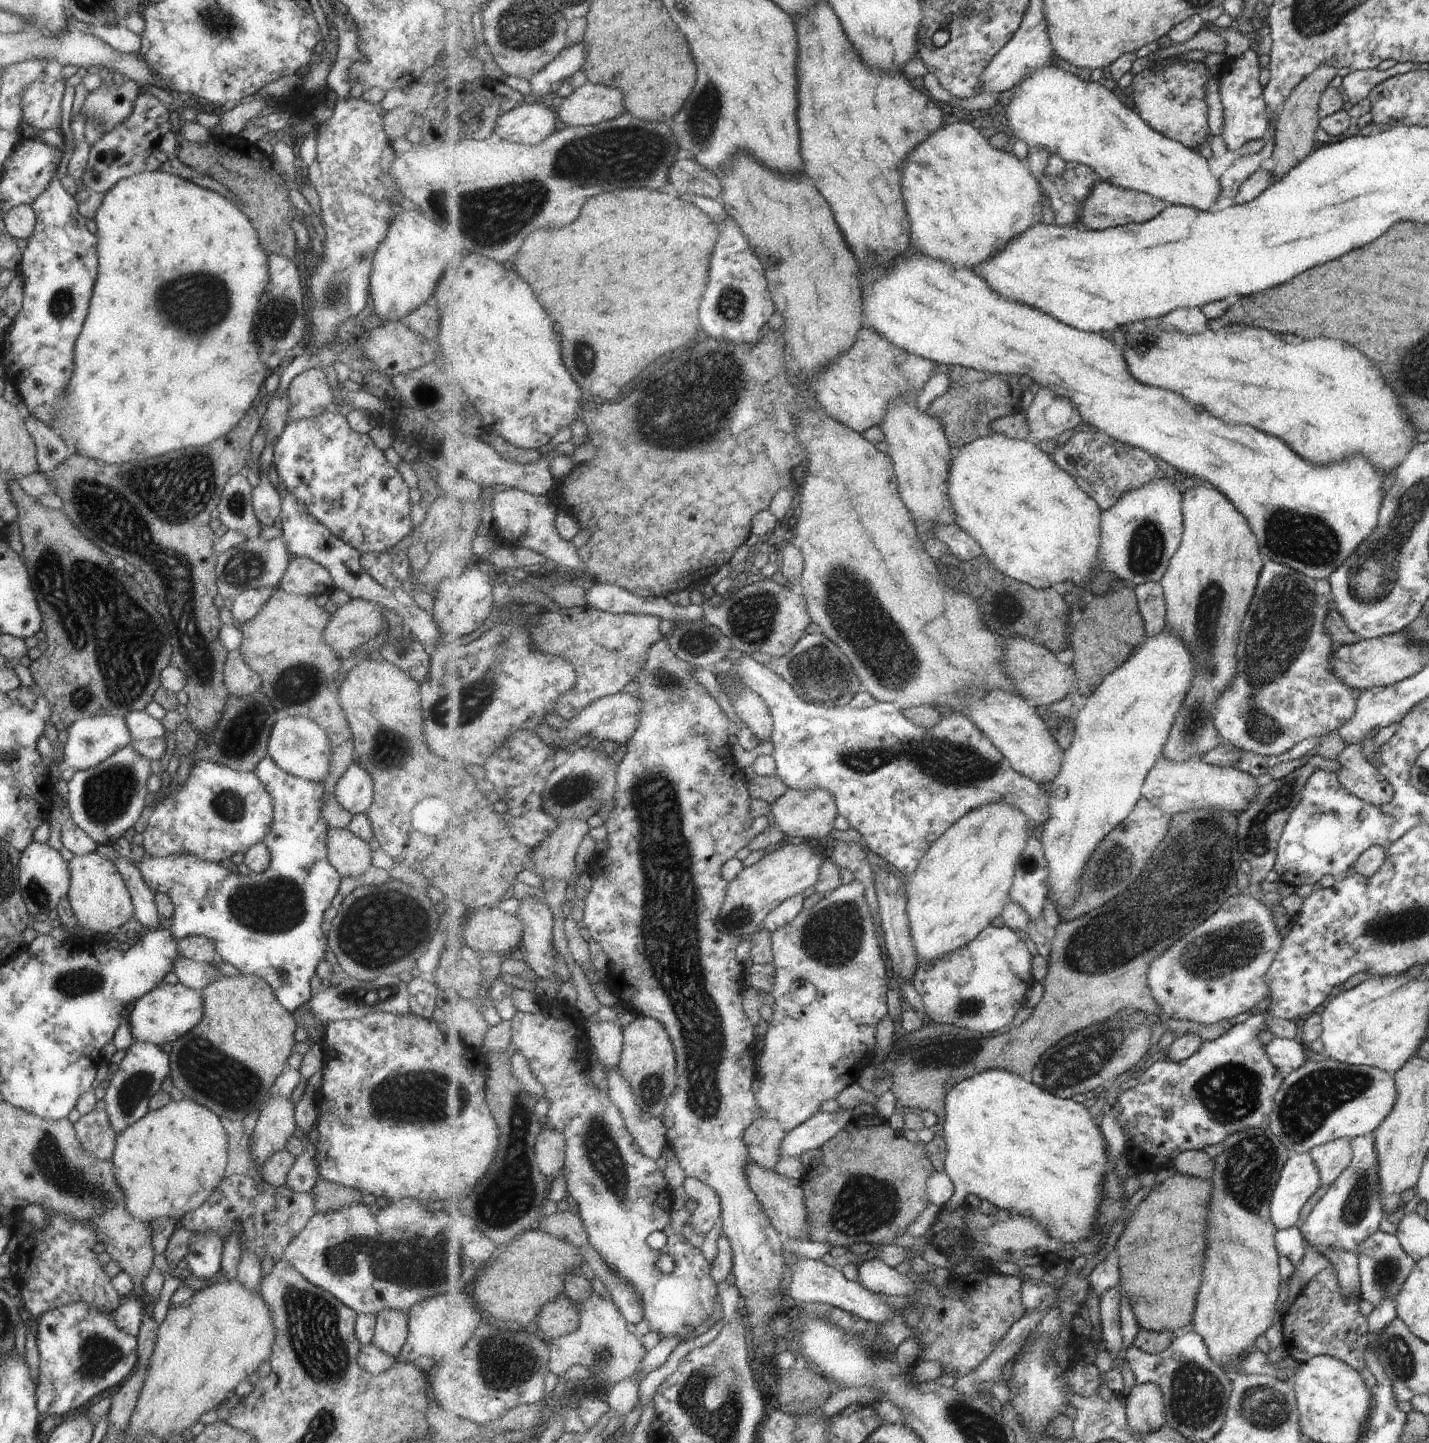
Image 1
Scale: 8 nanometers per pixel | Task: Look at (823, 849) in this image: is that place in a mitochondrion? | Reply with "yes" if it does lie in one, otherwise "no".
no

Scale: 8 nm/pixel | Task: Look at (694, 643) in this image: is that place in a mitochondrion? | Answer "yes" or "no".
yes

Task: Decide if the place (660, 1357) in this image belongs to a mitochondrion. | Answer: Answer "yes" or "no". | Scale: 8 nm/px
no

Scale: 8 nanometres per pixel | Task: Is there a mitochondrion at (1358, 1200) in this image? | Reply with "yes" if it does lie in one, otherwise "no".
yes

